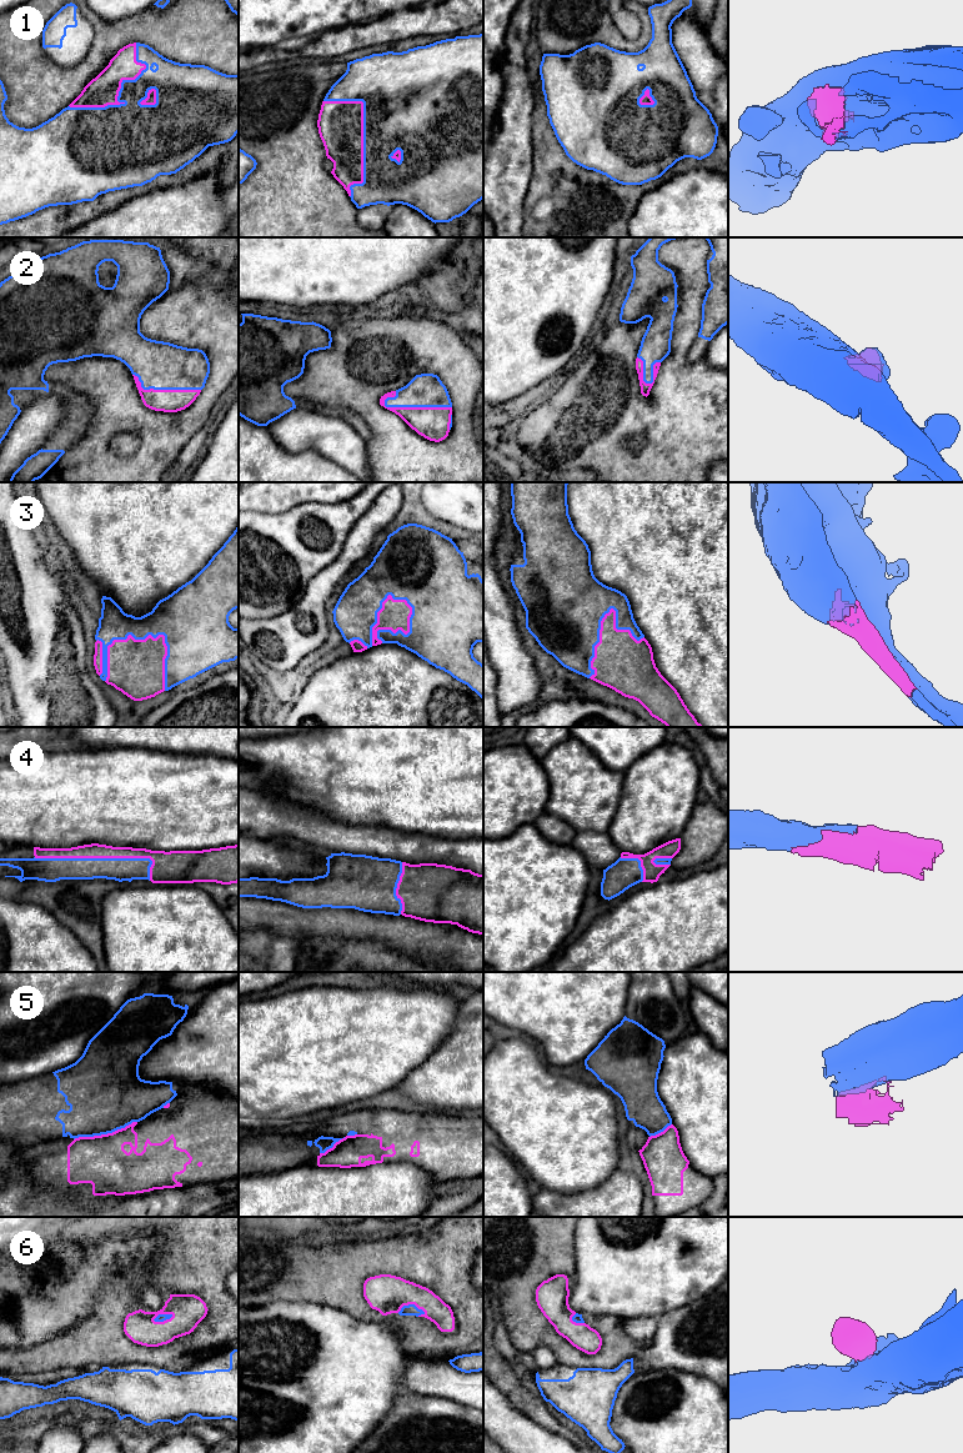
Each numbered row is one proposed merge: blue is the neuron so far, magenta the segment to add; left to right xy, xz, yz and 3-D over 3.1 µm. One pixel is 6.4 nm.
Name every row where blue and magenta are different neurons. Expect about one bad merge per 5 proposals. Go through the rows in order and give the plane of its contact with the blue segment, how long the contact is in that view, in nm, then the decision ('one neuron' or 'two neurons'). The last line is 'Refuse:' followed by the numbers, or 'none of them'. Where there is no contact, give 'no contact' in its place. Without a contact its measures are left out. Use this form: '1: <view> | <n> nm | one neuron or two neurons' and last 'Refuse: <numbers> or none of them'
1: xz | 650 nm | one neuron
2: xz | 440 nm | one neuron
3: xy | 480 nm | one neuron
4: xy | 750 nm | one neuron
5: xy | 420 nm | two neurons
6: xy | 140 nm | one neuron
Refuse: 5

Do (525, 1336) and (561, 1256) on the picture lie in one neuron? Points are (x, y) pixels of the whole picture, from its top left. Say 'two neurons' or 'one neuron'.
one neuron

